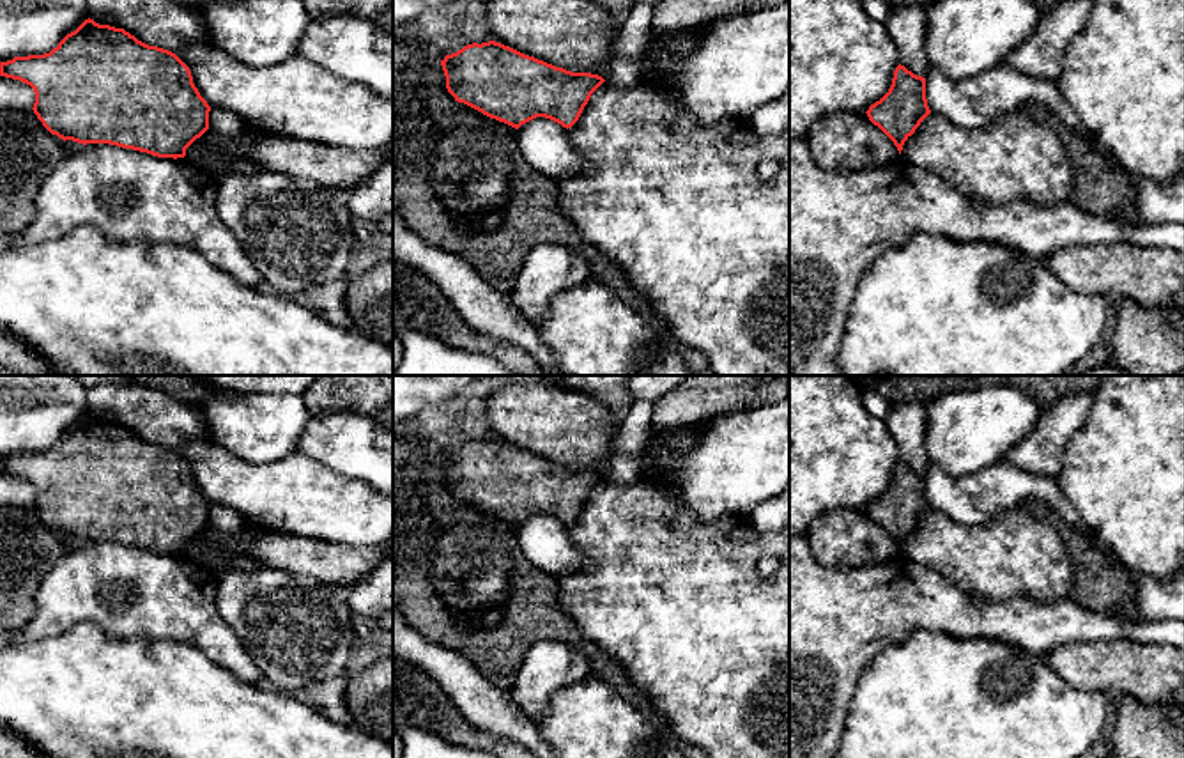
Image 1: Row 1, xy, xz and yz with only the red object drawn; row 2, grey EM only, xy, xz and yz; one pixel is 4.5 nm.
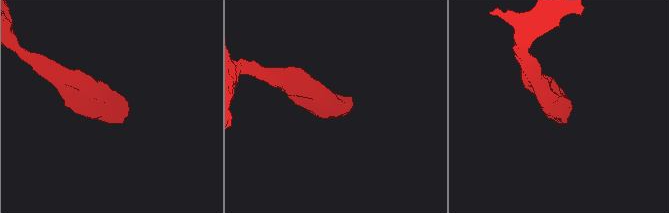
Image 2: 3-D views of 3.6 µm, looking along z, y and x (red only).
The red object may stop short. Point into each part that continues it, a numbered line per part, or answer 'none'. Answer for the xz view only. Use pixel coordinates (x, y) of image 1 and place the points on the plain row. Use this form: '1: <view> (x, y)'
none

